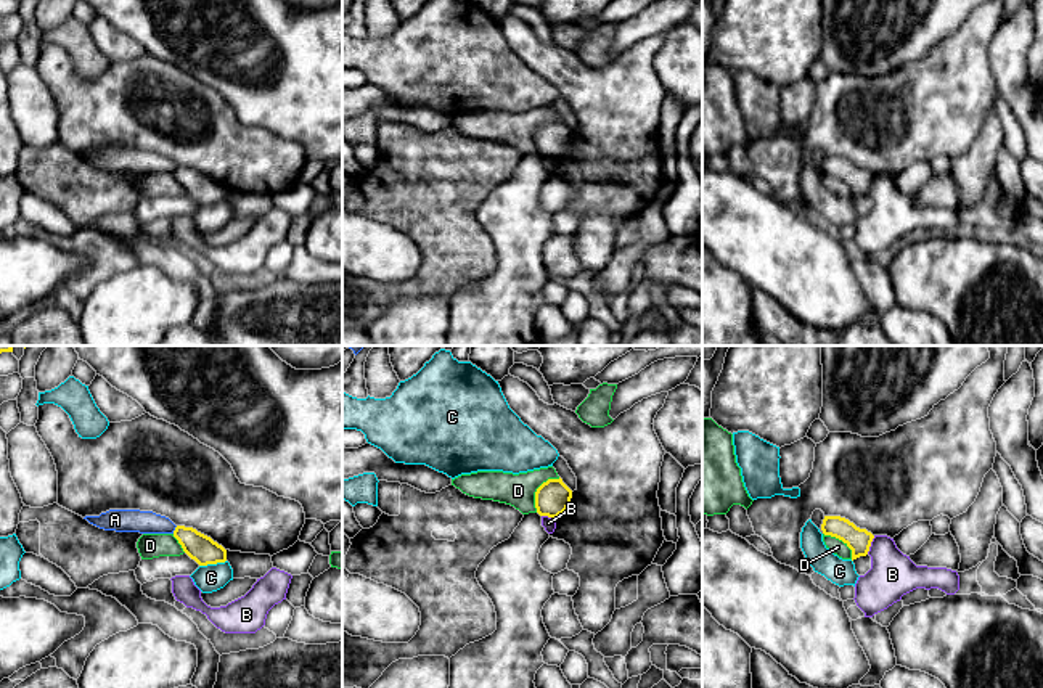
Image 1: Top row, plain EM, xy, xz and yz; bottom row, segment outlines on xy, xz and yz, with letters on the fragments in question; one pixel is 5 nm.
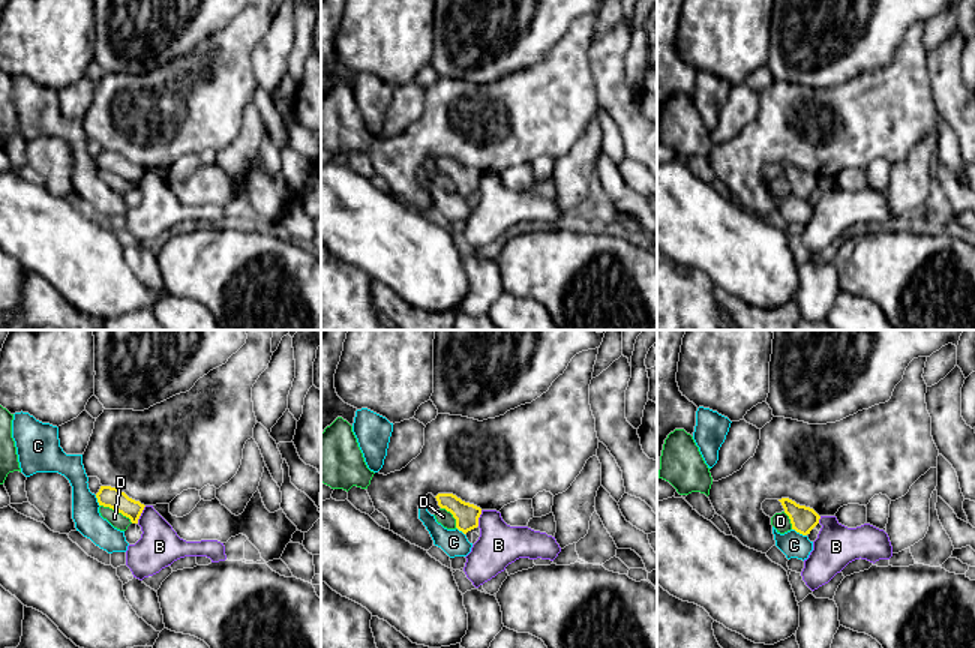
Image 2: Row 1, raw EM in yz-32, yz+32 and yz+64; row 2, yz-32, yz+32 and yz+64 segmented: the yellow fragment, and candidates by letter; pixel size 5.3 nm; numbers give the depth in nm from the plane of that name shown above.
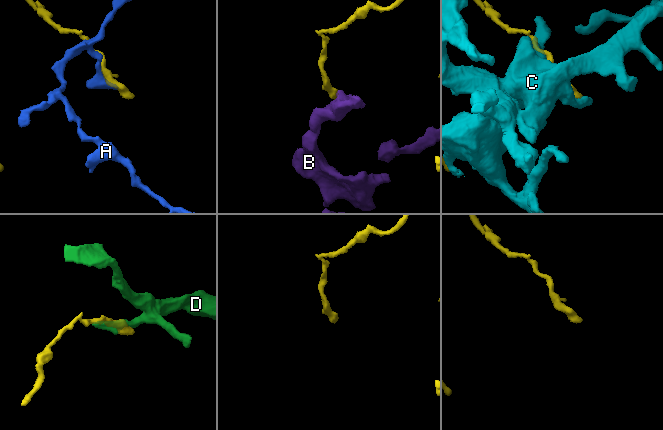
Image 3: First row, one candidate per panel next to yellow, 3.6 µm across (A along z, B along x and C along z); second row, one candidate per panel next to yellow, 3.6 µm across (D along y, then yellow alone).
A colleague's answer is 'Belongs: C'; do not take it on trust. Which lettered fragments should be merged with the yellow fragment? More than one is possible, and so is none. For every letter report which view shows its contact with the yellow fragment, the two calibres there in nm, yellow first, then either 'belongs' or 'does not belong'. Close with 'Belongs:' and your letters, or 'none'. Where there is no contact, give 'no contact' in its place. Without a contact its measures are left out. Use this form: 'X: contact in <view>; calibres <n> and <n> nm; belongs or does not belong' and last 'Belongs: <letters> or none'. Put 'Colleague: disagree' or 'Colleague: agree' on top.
Colleague: disagree
A: contact in xy; calibres 140 and 110 nm; does not belong
B: contact in yz; calibres 120 and 240 nm; does not belong
C: contact in xy; calibres 140 and 140 nm; does not belong
D: contact in xz; calibres 180 and 160 nm; does not belong
Belongs: none

